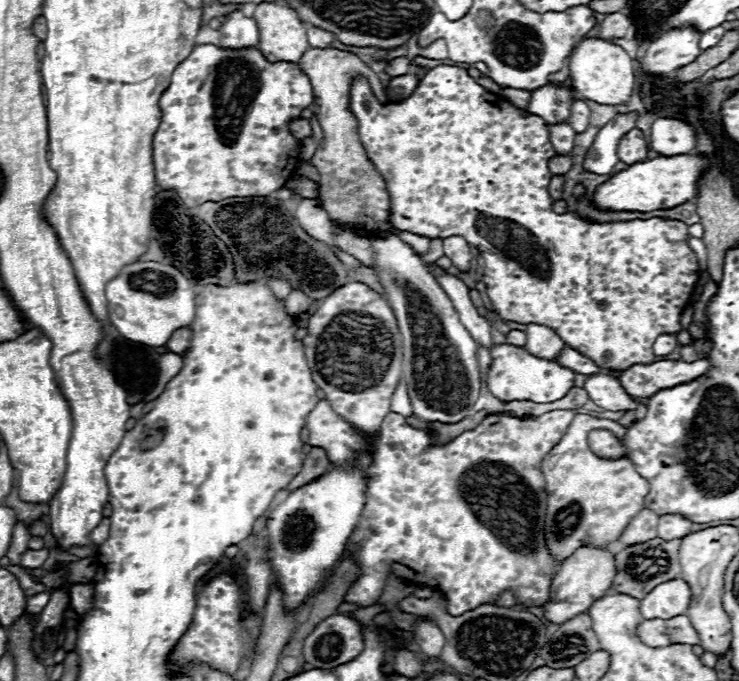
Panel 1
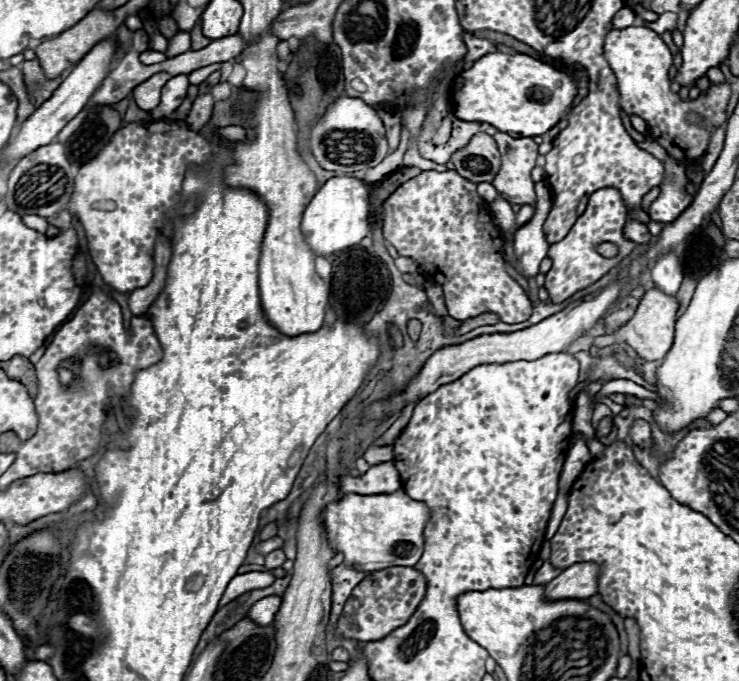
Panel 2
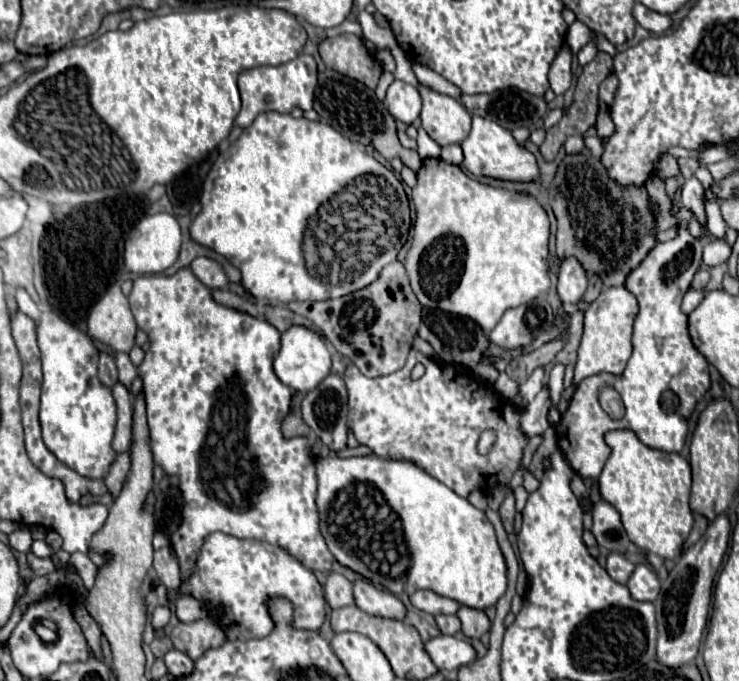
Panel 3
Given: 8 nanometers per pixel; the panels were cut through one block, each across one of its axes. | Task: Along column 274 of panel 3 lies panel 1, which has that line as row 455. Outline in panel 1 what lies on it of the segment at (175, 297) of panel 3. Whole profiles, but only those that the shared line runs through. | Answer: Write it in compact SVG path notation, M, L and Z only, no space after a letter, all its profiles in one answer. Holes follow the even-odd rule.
M320 400L312 414L308 414L306 428L310 432L310 446L320 446L326 450L330 464L338 466L352 460L352 452L364 448L364 438L338 414L326 400ZM552 410L530 418L490 414L474 430L460 434L446 446L432 446L428 432L412 428L404 416L390 412L382 422L380 436L374 440L366 508L344 552L346 556L354 550L362 568L362 576L348 590L346 602L358 606L376 604L386 586L386 566L396 566L396 576L438 588L452 616L474 610L484 602L494 602L504 590L514 592L520 606L544 606L550 598L556 560L544 536L546 490L542 490L542 460L560 441L574 416L571 410Z

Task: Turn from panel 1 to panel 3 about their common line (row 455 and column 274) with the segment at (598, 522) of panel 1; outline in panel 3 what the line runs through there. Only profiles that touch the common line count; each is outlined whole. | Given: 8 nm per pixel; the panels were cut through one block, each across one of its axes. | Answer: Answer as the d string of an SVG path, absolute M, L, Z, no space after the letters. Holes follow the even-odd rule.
M220 532L206 538L198 556L196 574L190 578L190 582L182 584L182 592L192 594L202 602L210 600L210 604L224 606L224 610L230 612L232 624L238 626L236 634L230 628L228 638L248 640L268 636L274 624L264 602L270 596L286 596L292 600L294 622L298 628L318 630L324 622L324 592L312 570L304 568L278 546L256 540L238 540Z

